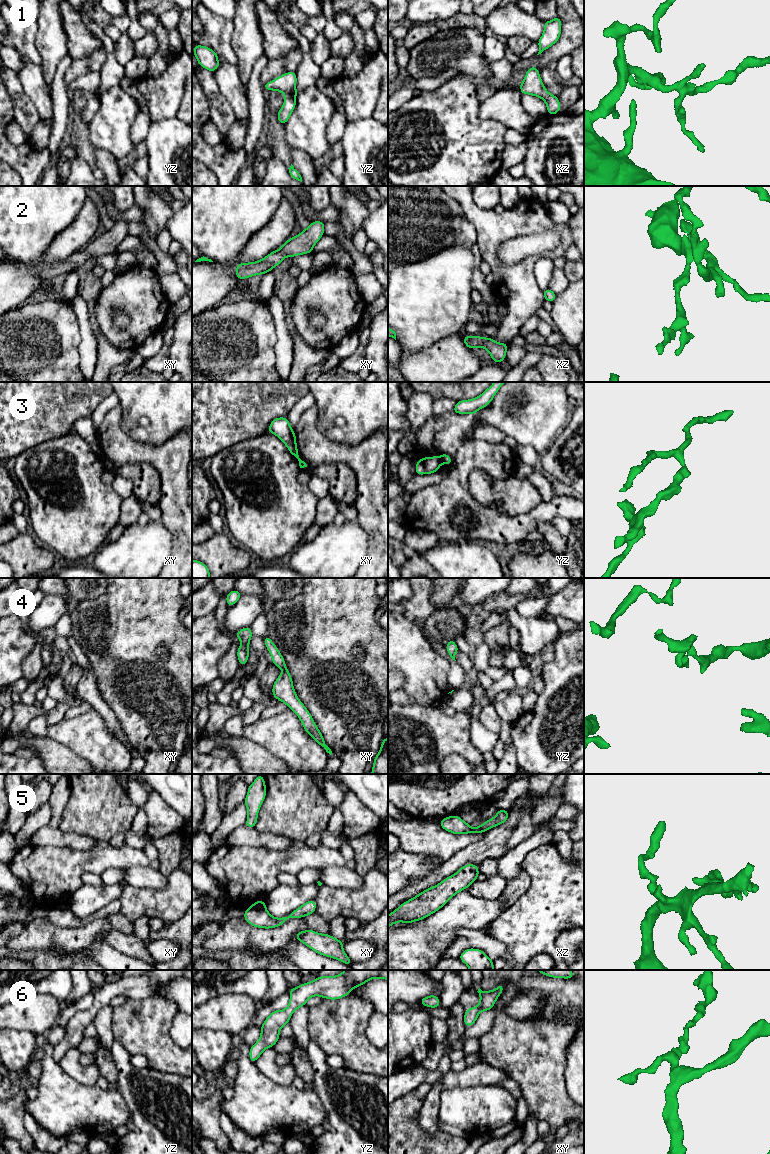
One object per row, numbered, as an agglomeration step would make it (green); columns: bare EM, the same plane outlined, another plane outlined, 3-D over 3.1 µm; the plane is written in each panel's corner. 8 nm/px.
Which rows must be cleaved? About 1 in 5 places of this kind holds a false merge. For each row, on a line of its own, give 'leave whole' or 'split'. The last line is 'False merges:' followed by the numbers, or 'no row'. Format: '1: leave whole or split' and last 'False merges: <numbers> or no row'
1: leave whole
2: leave whole
3: split
4: leave whole
5: leave whole
6: leave whole
False merges: 3

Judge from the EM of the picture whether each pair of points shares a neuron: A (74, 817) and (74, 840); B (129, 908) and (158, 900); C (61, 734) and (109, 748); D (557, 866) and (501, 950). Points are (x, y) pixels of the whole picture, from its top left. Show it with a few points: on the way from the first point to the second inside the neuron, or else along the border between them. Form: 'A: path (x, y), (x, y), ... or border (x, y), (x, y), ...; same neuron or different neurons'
A: border (58, 828), (91, 837), (96, 841); different neurons
B: path (136, 902), (151, 902); same neuron
C: path (73, 734), (86, 735), (97, 745); same neuron
D: border (490, 937), (505, 946), (508, 952), (506, 959); different neurons

